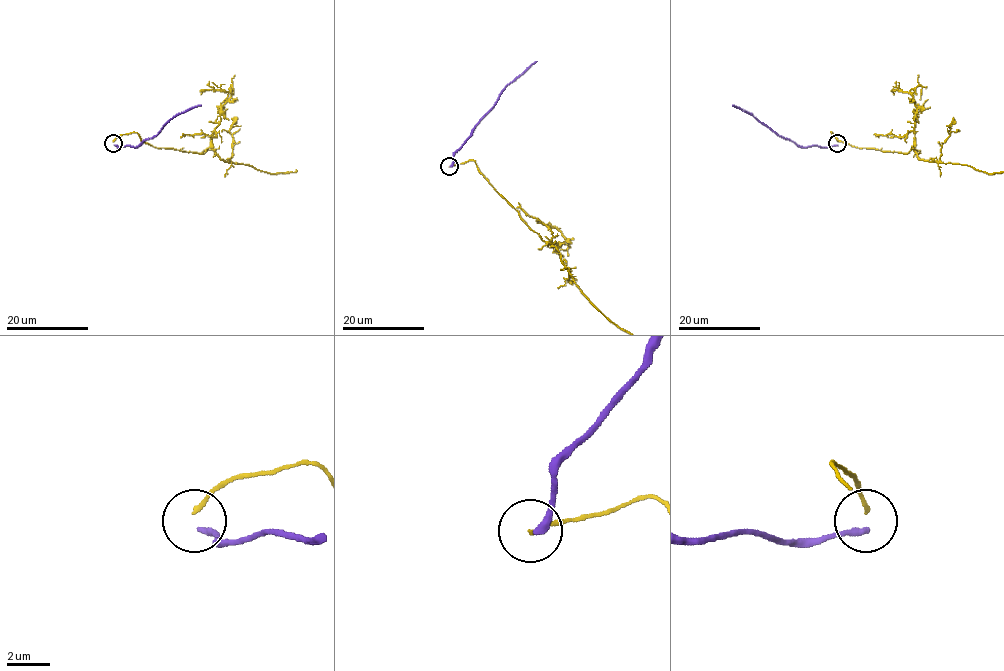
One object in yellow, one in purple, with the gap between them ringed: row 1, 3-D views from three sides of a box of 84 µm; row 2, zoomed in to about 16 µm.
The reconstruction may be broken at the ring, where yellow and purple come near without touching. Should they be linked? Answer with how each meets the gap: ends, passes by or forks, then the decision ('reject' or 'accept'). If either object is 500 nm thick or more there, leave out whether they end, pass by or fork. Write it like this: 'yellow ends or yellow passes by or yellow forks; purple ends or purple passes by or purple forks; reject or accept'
yellow ends; purple ends; reject

